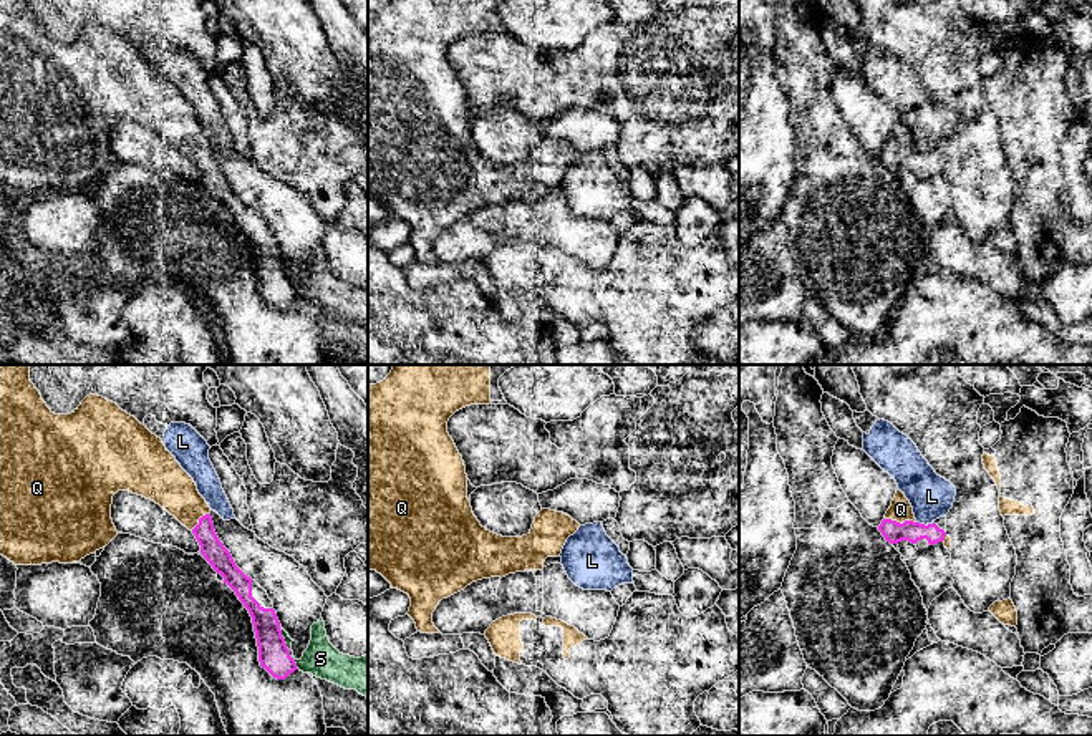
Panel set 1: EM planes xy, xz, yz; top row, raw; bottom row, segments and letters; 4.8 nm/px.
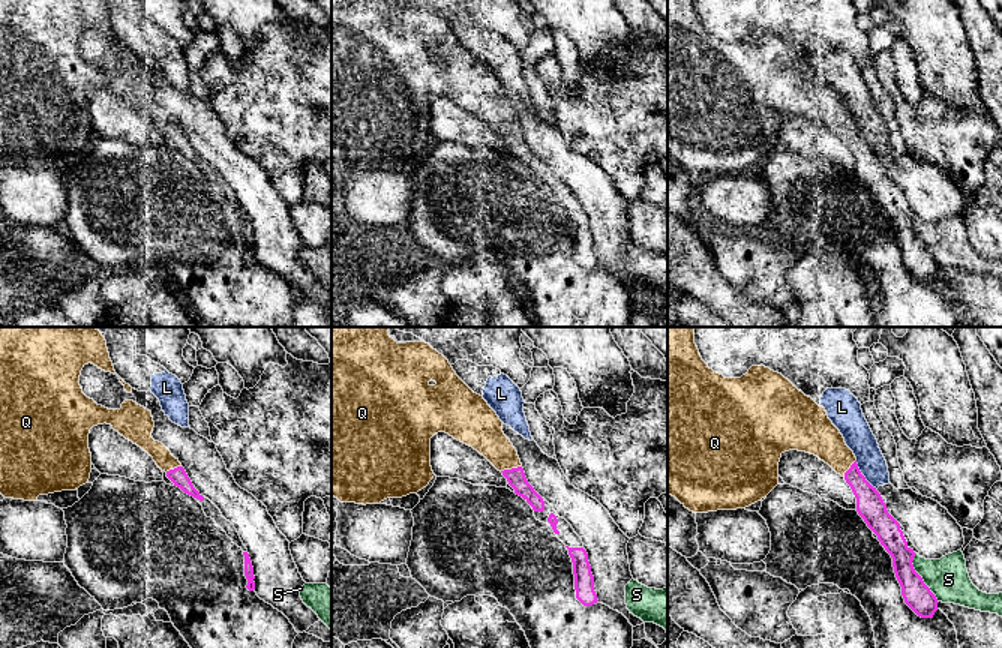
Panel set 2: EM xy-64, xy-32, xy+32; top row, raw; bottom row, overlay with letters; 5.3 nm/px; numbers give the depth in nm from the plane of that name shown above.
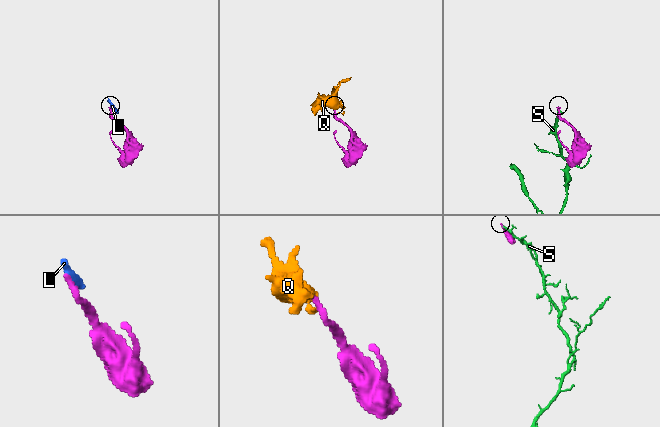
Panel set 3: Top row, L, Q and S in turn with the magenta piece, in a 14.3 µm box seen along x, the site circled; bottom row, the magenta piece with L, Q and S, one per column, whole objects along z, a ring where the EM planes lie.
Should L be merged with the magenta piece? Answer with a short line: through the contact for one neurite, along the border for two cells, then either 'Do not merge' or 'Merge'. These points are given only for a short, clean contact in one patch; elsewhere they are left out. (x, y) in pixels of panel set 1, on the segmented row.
Line: yz (917, 521), (925, 526). Do not merge

